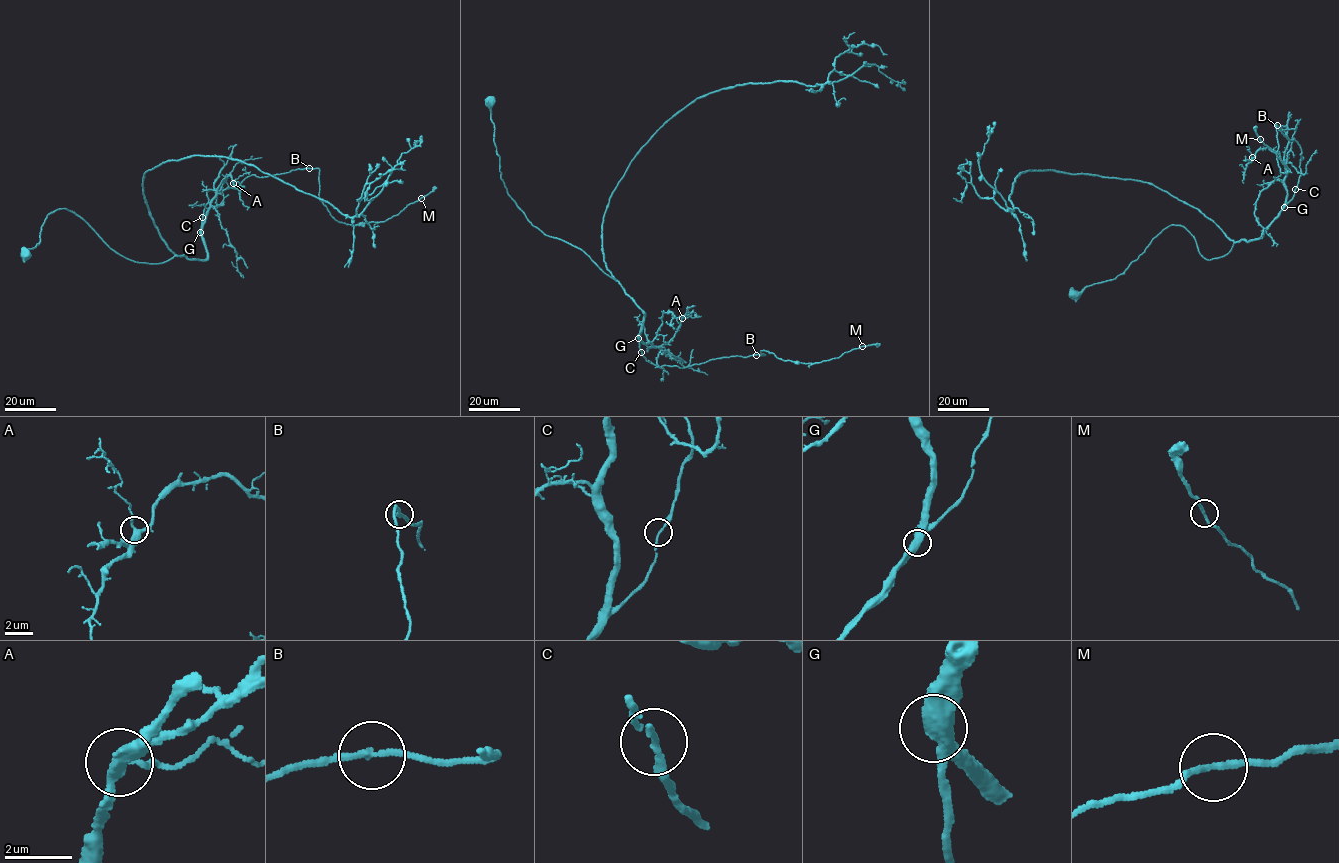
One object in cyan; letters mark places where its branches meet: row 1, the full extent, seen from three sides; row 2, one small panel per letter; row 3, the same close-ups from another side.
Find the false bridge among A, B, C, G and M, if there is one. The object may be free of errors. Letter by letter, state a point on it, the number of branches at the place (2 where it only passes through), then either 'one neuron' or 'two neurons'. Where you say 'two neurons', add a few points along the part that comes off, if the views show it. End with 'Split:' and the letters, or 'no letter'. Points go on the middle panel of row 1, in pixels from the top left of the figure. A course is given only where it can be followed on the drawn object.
A: at (682, 318); 3 branches meet; one neuron
B: at (756, 355); 2 branches meet; one neuron
C: at (641, 352); 2 branches meet; one neuron
G: at (638, 338); 2 branches meet; two neurons; foreign part runs (638, 338), (647, 361), (683, 368), (711, 360), (765, 354), (760, 350), (787, 361), (819, 363), (880, 344)
M: at (862, 346); 2 branches meet; one neuron
Split: G

